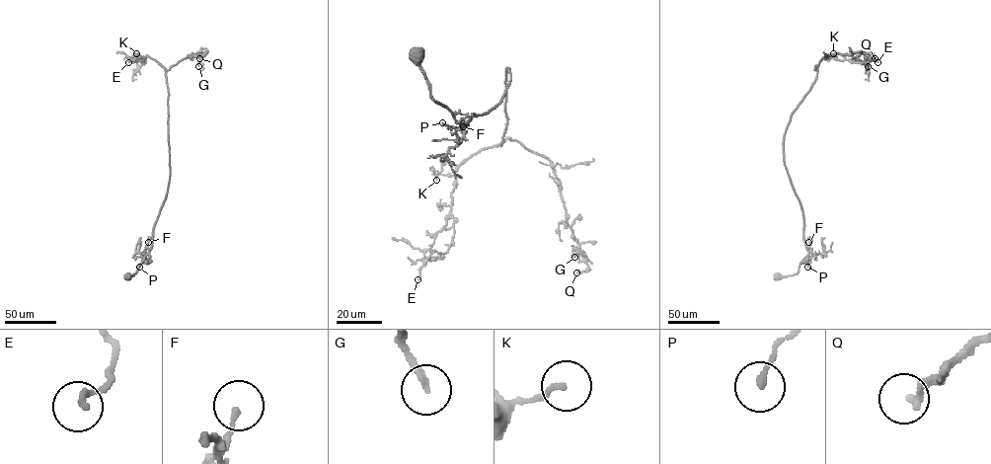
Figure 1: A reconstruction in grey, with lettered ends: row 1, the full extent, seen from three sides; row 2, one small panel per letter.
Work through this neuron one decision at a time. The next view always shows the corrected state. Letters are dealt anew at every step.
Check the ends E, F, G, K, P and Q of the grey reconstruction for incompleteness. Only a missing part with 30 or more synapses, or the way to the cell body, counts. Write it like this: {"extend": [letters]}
{"extend": []}

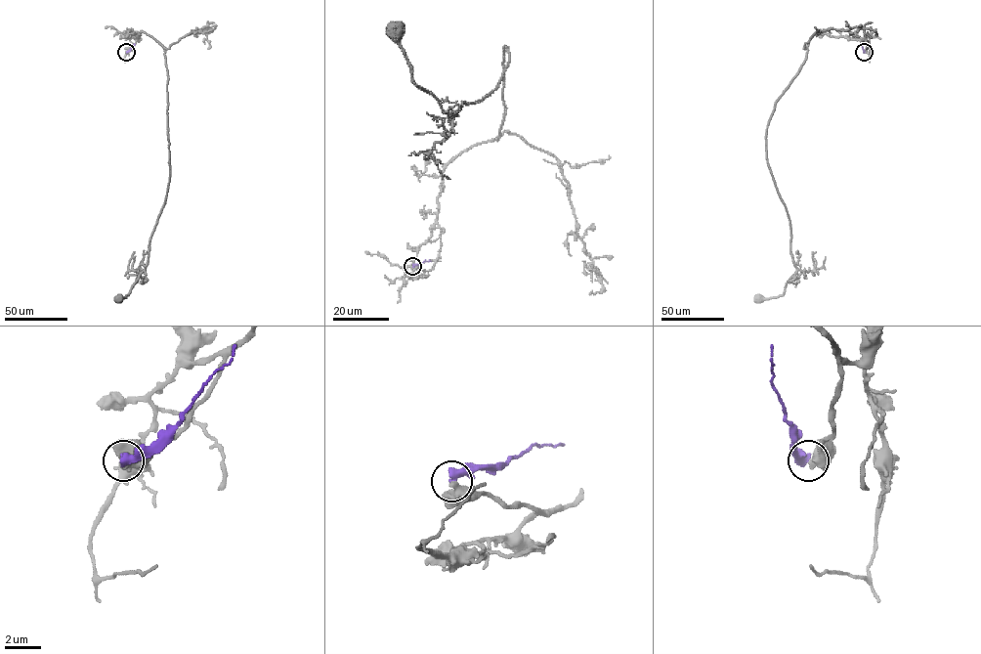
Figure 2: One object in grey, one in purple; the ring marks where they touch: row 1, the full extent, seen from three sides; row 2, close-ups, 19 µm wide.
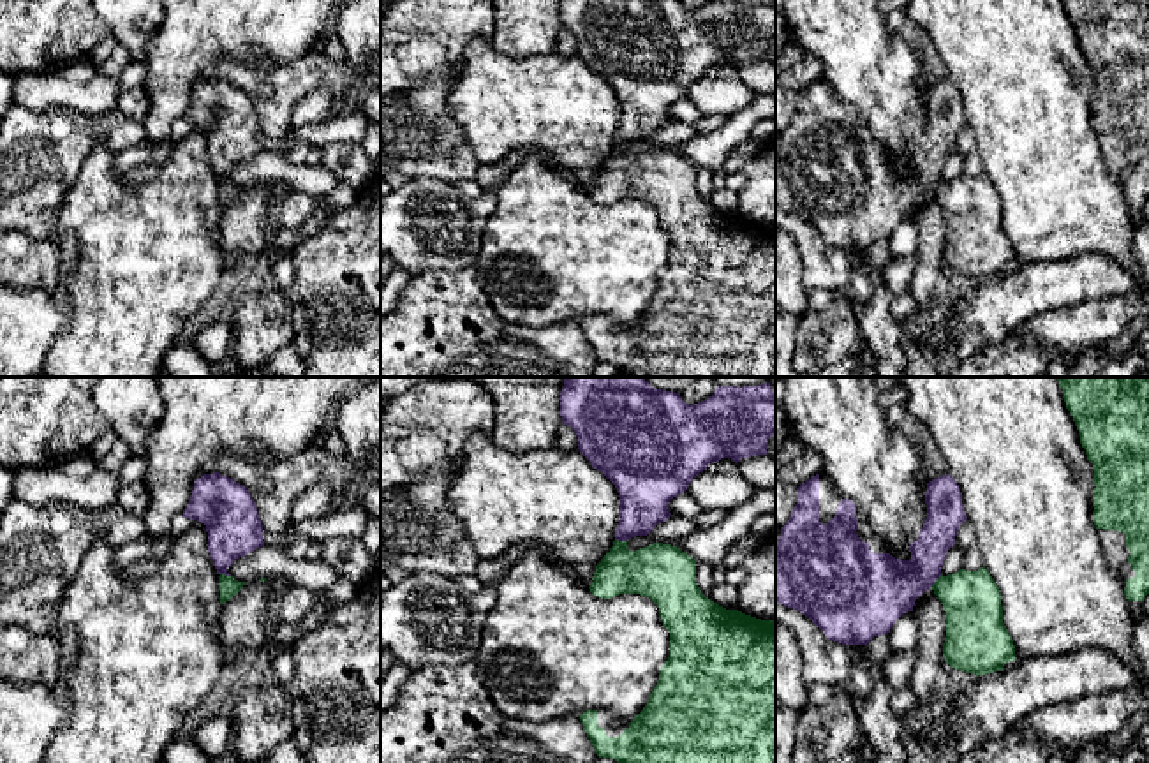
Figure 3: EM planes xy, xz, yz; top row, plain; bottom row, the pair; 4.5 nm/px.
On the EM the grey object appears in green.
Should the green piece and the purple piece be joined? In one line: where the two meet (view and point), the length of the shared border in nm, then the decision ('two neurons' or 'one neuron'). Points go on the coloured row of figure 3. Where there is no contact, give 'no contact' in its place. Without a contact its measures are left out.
xz (621, 541) | 60 nm | two neurons

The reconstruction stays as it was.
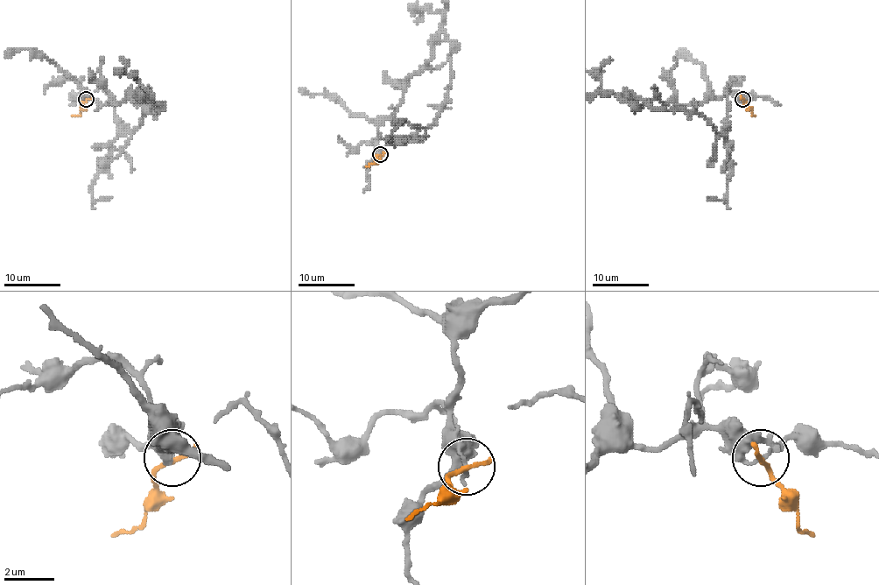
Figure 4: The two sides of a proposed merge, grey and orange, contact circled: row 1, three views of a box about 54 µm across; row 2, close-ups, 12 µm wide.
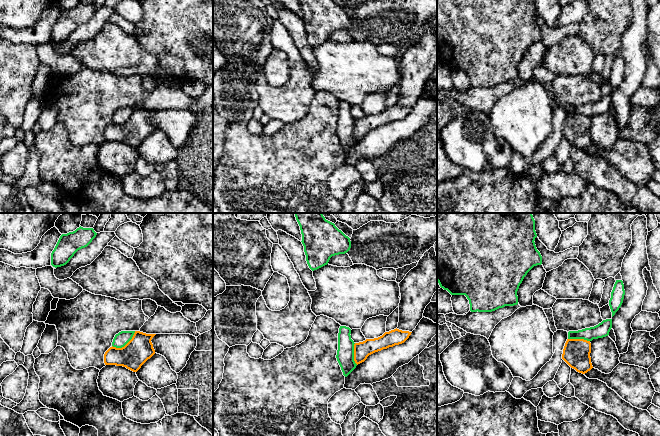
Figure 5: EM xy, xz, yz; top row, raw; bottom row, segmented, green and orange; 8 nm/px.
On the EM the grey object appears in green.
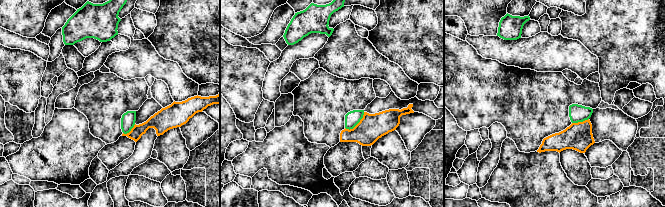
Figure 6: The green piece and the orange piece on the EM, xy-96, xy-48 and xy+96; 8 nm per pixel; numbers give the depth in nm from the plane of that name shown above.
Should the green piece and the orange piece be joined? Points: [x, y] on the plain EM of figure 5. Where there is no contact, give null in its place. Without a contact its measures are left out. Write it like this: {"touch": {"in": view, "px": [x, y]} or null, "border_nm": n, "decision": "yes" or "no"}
{"touch": {"in": "xy", "px": [125, 120]}, "border_nm": 220, "decision": "no"}

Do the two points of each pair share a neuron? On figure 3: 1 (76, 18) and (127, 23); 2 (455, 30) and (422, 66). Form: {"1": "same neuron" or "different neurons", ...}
{"1": "different neurons", "2": "different neurons"}

